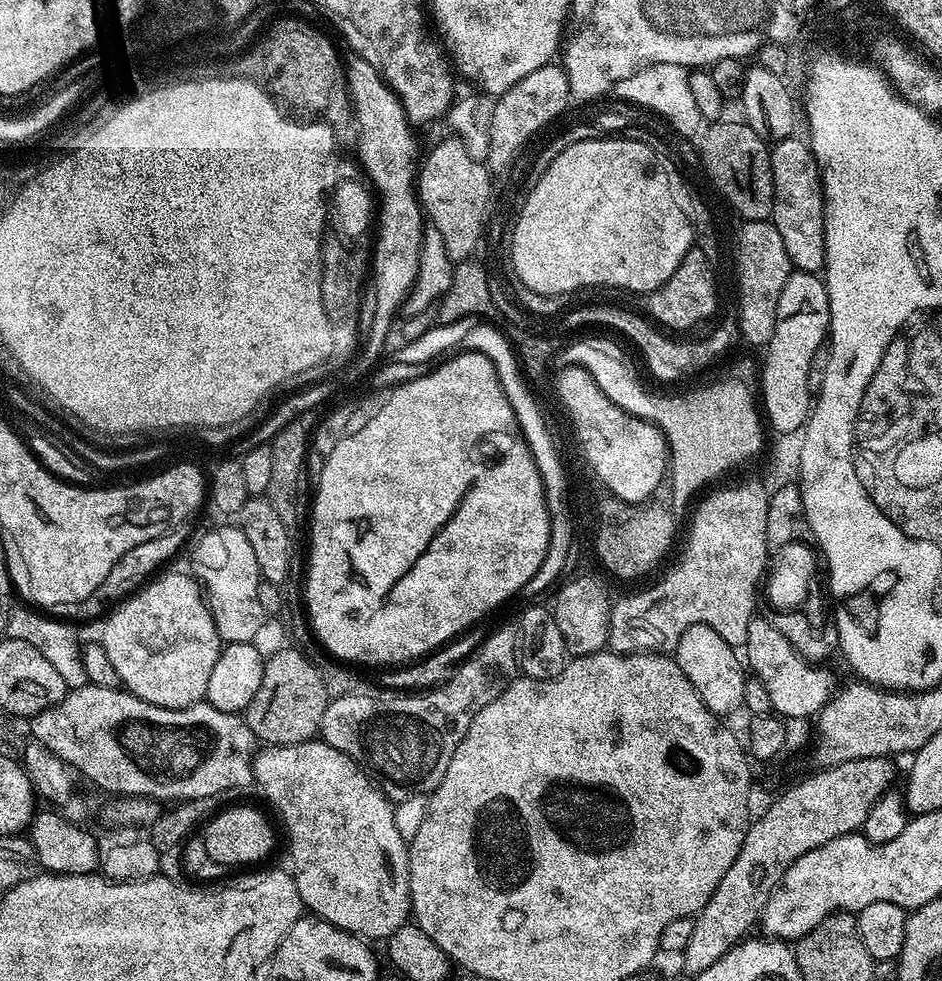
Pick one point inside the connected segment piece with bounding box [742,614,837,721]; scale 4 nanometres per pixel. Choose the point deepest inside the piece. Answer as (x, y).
(798, 688)

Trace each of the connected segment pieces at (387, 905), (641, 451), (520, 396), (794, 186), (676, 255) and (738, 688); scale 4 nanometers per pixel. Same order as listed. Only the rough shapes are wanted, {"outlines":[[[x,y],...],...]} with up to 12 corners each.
{"outlines":[[[319,738],[261,747],[311,915],[387,941],[412,916],[393,801]],[[585,368],[560,392],[620,496],[665,483],[668,443],[614,406]],[[488,322],[470,331],[467,351],[492,360],[548,500],[550,538],[540,576],[561,579],[568,544],[563,481],[528,393],[513,345]],[[807,139],[771,145],[773,226],[793,269],[824,267],[824,185]],[[640,140],[575,142],[520,207],[538,294],[658,290],[694,247]],[[705,624],[674,659],[715,716],[744,708],[746,668]]]}

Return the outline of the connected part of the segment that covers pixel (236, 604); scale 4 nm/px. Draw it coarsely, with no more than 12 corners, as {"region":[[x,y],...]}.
{"region":[[238,526],[196,548],[202,588],[221,641],[253,643],[262,577]]}

